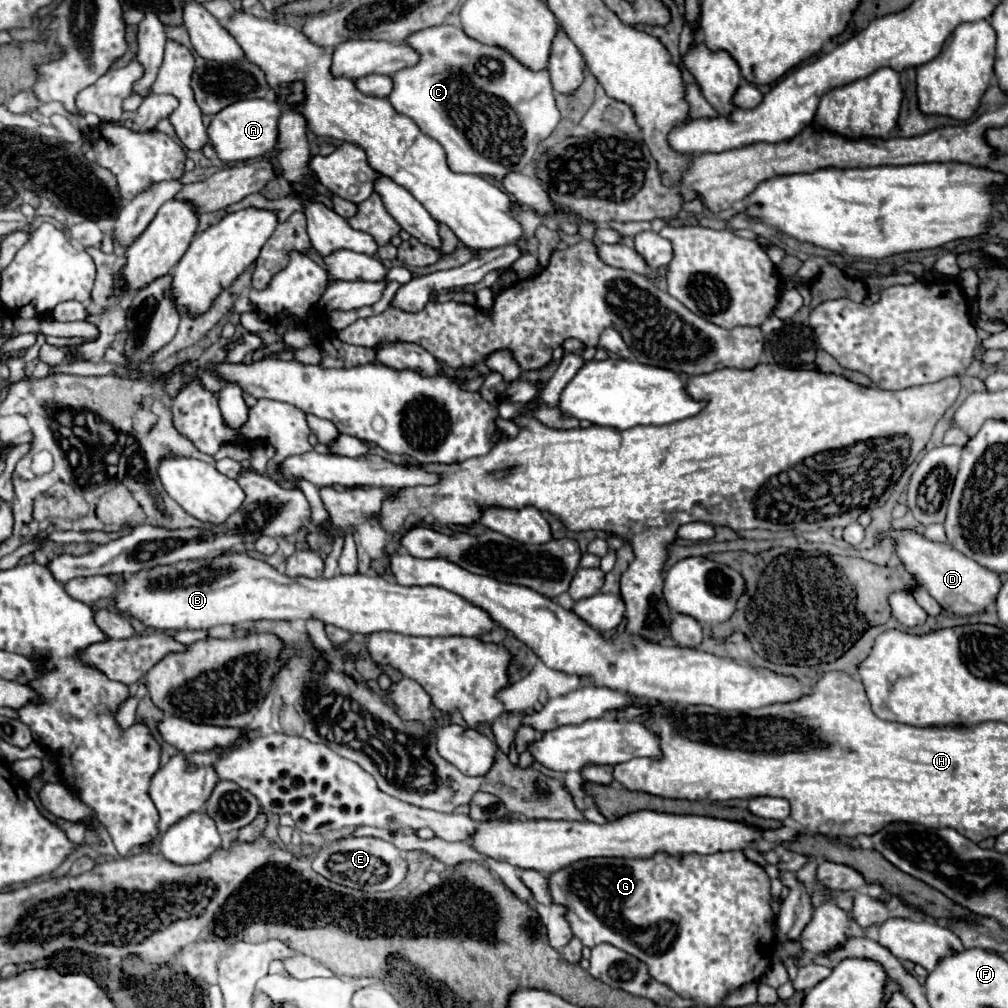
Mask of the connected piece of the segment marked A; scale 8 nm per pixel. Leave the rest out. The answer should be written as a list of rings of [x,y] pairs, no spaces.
[[[273,98],[239,100],[237,104],[223,108],[211,118],[207,136],[223,162],[243,162],[249,158],[259,158],[267,152],[277,150],[277,116],[281,116],[281,106]]]

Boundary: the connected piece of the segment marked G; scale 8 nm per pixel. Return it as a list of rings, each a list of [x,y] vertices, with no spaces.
[[[721,852],[721,854],[713,854],[713,856],[699,856],[699,854],[687,854],[683,858],[677,856],[669,856],[669,854],[655,854],[649,860],[625,860],[625,858],[589,858],[589,860],[579,860],[551,876],[549,878],[549,890],[553,896],[555,904],[563,904],[567,908],[567,920],[571,922],[573,934],[589,948],[601,944],[601,942],[609,942],[625,952],[629,952],[631,956],[637,956],[641,962],[647,964],[649,968],[649,976],[653,976],[657,982],[673,988],[679,996],[683,998],[691,998],[697,1004],[705,1004],[705,1006],[717,1006],[721,1004],[721,1000],[735,988],[743,986],[743,984],[751,984],[751,982],[759,982],[759,978],[765,974],[765,970],[771,964],[771,954],[773,954],[773,922],[777,918],[777,914],[771,908],[771,878],[765,874],[765,870],[761,866],[757,866],[755,862],[751,862],[743,852]]]

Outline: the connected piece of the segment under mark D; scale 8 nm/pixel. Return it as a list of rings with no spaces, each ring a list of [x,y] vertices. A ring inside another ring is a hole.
[[[913,530],[889,532],[889,536],[897,538],[897,554],[903,560],[905,568],[915,576],[917,584],[925,588],[947,612],[955,616],[973,616],[973,614],[983,614],[987,606],[995,604],[997,592],[1001,590],[1003,584],[997,572],[963,556],[961,552],[953,550],[949,544],[931,542]]]

